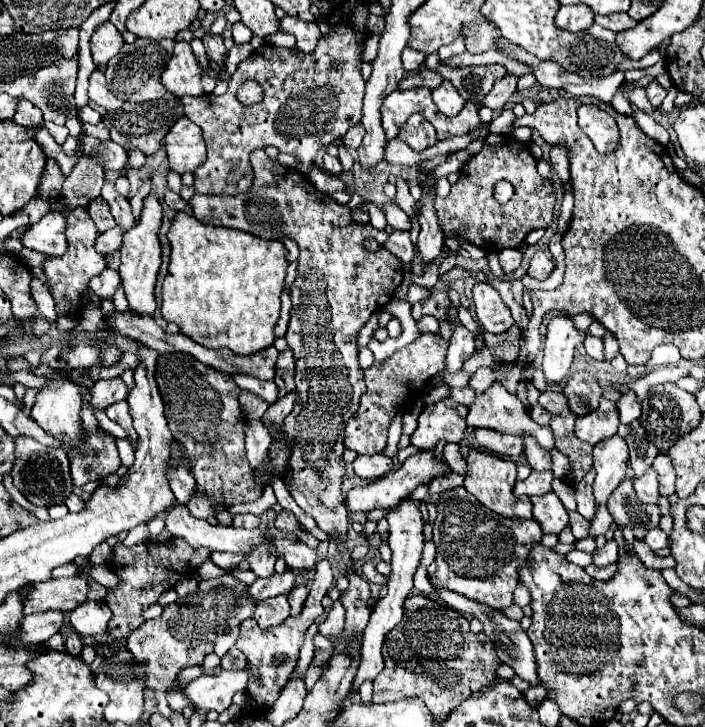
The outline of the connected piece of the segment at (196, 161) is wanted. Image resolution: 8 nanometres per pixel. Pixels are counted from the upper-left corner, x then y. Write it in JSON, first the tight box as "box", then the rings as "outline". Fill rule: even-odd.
{"box":[164,117,206,173],"outline":[[[182,117],[170,133],[164,137],[164,147],[168,155],[170,171],[186,173],[194,171],[200,163],[206,161],[206,145],[202,141],[202,129],[194,125],[190,119]]]}

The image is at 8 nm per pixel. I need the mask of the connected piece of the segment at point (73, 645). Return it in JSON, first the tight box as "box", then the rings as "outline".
{"box":[64,633,84,655],"outline":[[[70,633],[70,635],[66,637],[64,645],[66,645],[66,651],[72,653],[72,655],[78,655],[78,653],[82,651],[82,647],[84,647],[84,645],[82,645],[82,639],[80,639],[78,633]]]}

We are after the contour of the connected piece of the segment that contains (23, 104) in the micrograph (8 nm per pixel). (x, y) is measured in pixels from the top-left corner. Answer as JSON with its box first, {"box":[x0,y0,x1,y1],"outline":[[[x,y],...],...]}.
{"box":[14,99,44,127],"outline":[[[20,99],[18,101],[18,111],[14,115],[14,123],[22,125],[22,127],[42,127],[44,125],[42,111],[38,107],[34,107],[30,101]]]}

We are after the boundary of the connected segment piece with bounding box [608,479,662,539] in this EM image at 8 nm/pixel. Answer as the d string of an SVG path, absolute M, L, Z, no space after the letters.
M624 479L608 497L608 511L618 527L630 527L638 539L644 539L646 531L658 527L662 517L658 505L646 505L636 497L634 479Z

